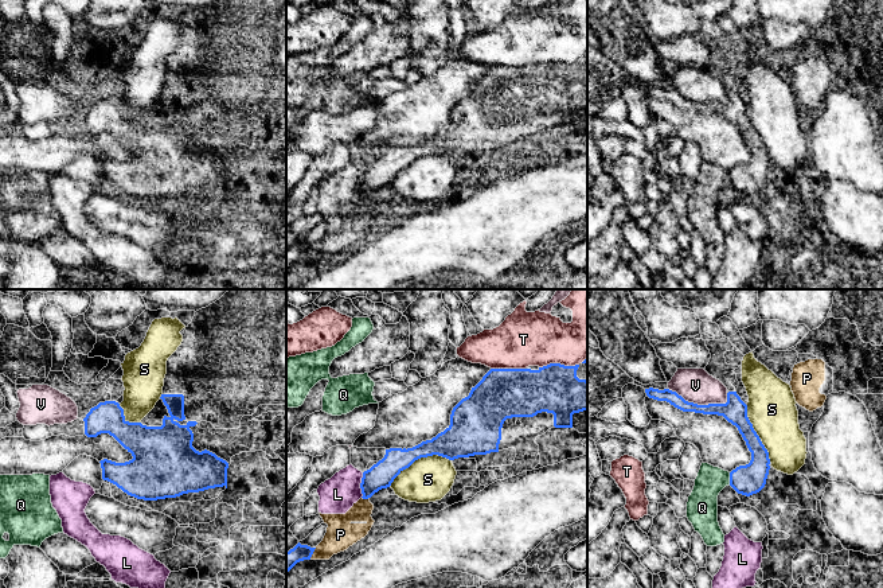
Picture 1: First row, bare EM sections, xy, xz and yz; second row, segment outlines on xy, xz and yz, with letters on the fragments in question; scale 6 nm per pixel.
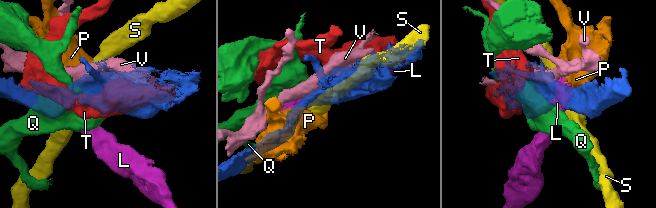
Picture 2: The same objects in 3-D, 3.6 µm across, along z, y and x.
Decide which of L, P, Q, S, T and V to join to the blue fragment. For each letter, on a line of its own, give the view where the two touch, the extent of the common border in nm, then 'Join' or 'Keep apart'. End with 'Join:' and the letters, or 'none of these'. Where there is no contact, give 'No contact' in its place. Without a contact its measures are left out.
L: Touches blue in xz. Shared border 150 nm. Keep apart
P: Touches blue in xz. Shared border 80 nm. Keep apart
Q: Touches blue in yz. Shared border 70 nm. Keep apart
S: Touches blue in xz. Shared border 400 nm. Keep apart
T: Touches blue in xz. Shared border 240 nm. Keep apart
V: Touches blue in yz. Shared border 360 nm. Keep apart
Join: none of these

